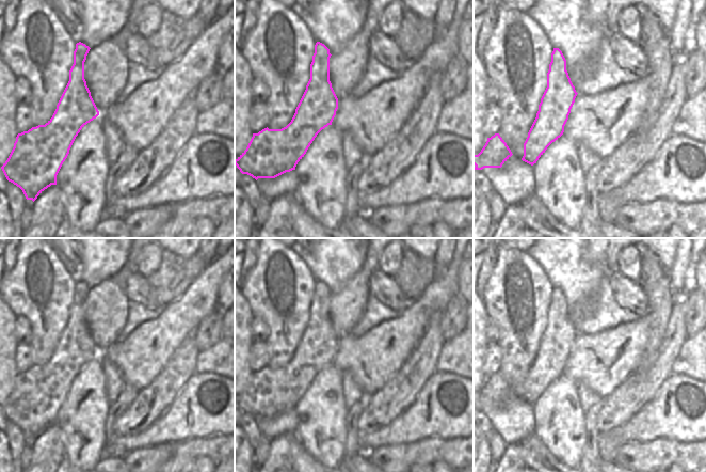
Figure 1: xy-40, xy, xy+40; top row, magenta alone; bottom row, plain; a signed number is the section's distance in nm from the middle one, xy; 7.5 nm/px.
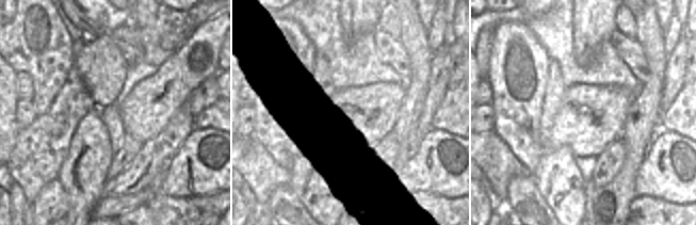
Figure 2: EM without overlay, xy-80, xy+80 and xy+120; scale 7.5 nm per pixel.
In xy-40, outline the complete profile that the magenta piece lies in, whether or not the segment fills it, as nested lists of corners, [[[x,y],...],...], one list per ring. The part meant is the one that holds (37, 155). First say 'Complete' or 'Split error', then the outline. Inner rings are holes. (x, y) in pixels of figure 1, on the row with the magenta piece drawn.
Complete. [[[79,42],[74,51],[74,64],[69,81],[57,105],[52,117],[45,124],[18,133],[7,160],[1,167],[6,179],[19,187],[27,200],[33,202],[51,185],[57,185],[57,175],[69,154],[80,130],[99,115],[84,79],[84,62],[90,47]]]

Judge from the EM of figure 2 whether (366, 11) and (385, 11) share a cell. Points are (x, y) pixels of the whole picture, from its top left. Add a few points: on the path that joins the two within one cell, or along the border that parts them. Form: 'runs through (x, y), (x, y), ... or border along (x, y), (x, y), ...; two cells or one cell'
border along (379, 11), (376, 29); two cells

